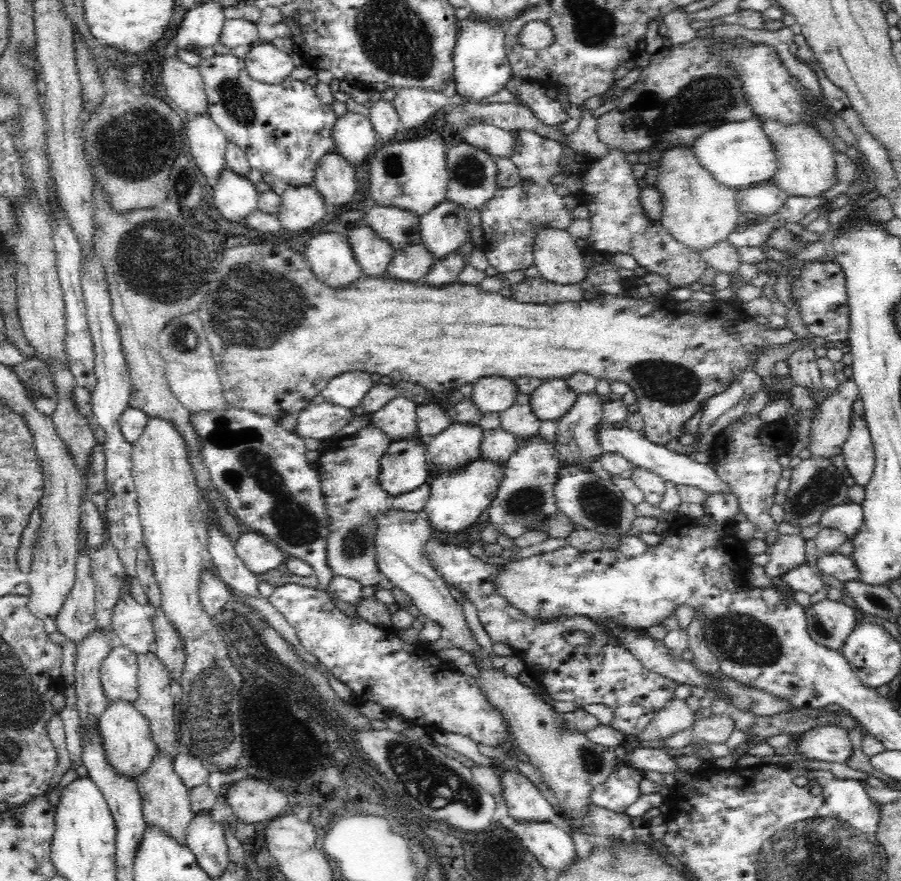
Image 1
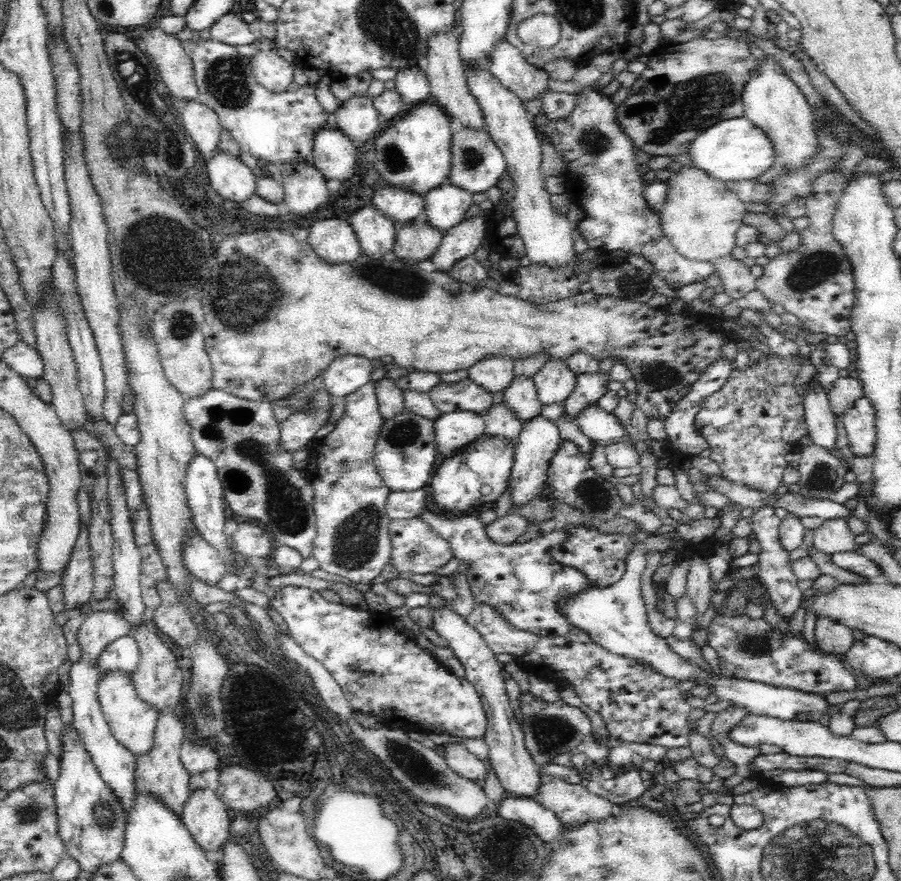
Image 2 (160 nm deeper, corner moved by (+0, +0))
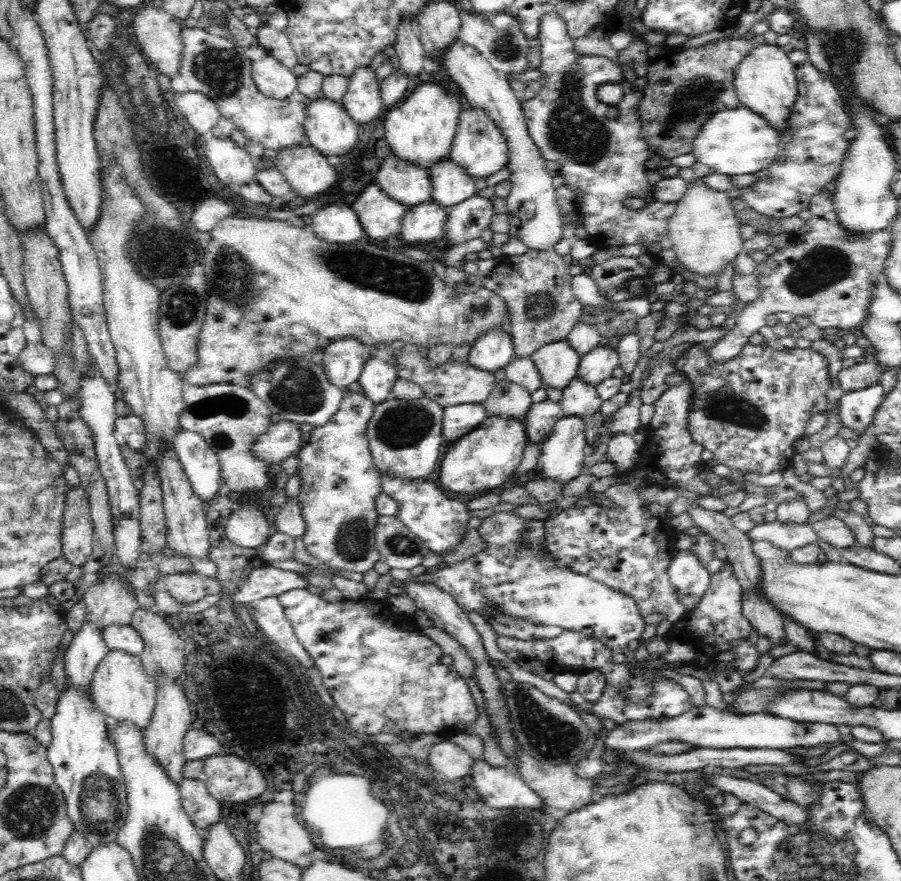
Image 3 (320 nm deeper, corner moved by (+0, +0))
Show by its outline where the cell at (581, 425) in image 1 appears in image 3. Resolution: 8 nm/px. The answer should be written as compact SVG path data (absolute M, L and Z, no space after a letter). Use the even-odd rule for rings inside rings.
M604 341L590 350L581 358L577 376L580 376L584 383L596 386L606 378L613 376L613 370L619 364L617 347L612 347Z

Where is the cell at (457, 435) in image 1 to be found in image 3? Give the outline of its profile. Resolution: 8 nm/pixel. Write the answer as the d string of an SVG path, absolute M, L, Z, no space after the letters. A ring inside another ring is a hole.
M482 403L449 406L443 412L442 435L444 440L453 443L471 433L487 417Z

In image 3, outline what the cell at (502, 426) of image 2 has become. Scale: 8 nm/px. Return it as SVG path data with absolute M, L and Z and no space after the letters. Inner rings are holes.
M510 380L497 382L490 396L483 402L488 417L522 417L530 410L532 398L526 387Z

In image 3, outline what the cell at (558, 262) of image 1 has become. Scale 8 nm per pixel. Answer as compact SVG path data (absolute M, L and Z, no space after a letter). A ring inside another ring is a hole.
M462 39L453 42L440 56L439 65L443 66L454 80L458 92L496 123L504 140L510 148L510 162L507 167L514 176L510 176L511 191L507 200L507 215L511 222L509 235L520 239L530 250L554 250L554 246L562 240L565 226L565 216L556 202L555 188L552 186L552 176L546 171L543 155L535 145L524 120L522 104L514 89L505 76L498 76L497 70L483 58L482 54L473 46L466 44Z

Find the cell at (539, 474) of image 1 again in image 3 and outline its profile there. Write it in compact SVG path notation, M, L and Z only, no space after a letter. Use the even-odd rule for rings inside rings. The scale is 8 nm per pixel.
M547 398L542 402L532 403L524 417L528 443L541 443L551 433L554 423L562 417L560 403L554 400Z

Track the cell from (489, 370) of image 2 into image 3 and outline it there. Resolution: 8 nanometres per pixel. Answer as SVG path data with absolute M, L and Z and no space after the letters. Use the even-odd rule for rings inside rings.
M492 329L476 339L468 360L476 370L495 374L506 368L514 357L514 345L508 330Z

